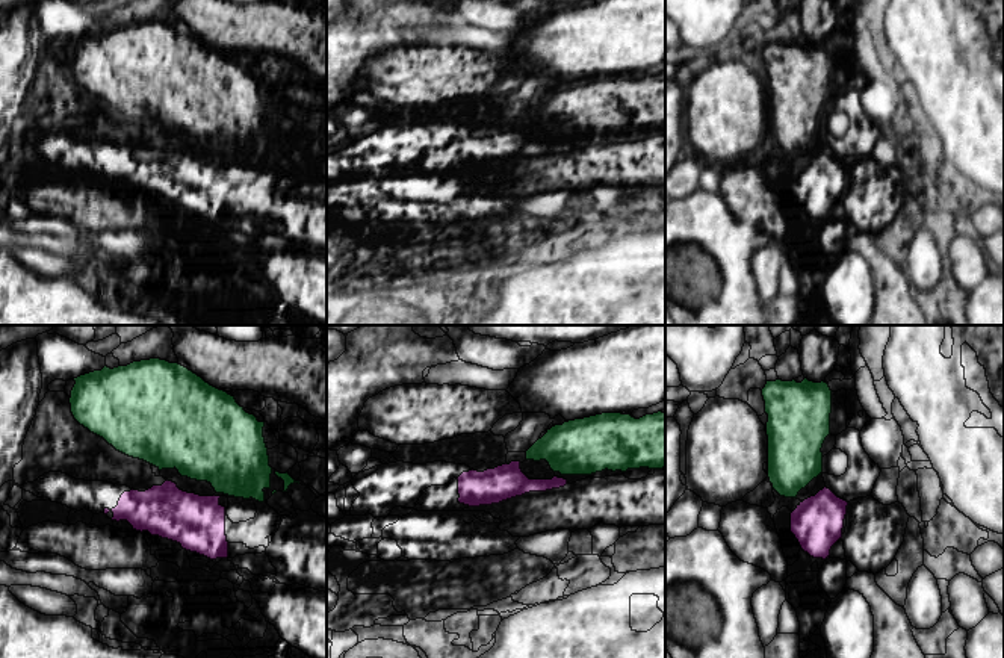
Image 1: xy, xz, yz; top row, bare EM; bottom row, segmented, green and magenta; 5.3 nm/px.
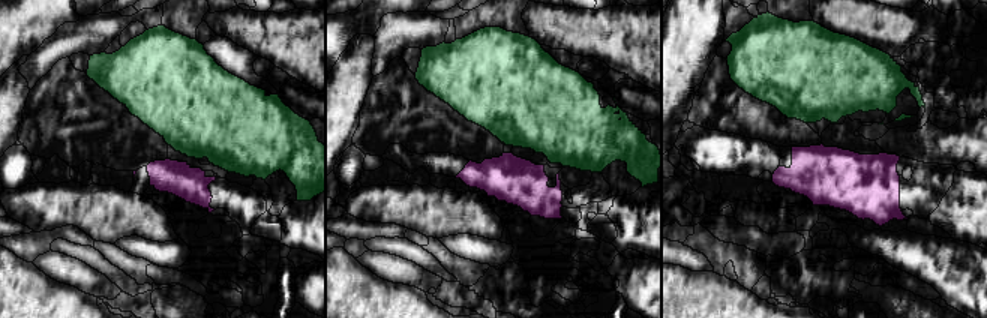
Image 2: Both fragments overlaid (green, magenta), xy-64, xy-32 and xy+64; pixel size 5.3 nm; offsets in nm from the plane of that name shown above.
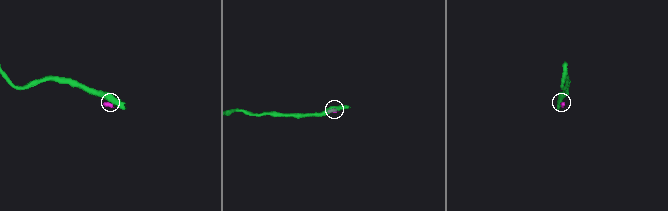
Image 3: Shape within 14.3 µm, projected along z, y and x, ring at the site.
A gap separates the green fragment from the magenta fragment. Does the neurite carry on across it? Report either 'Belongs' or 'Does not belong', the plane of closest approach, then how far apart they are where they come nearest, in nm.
Does not belong. Closest in xy. Distance 20 nm

